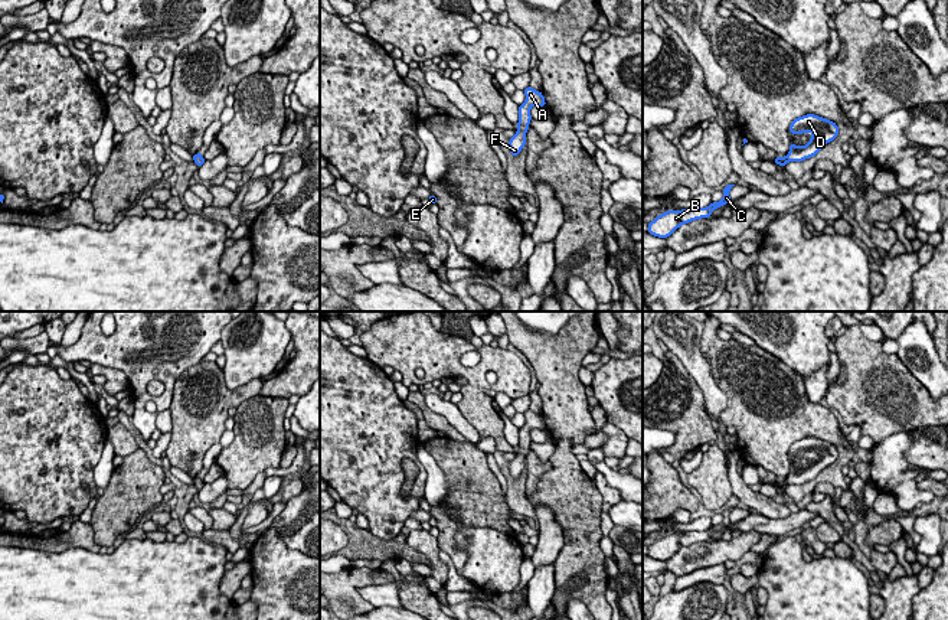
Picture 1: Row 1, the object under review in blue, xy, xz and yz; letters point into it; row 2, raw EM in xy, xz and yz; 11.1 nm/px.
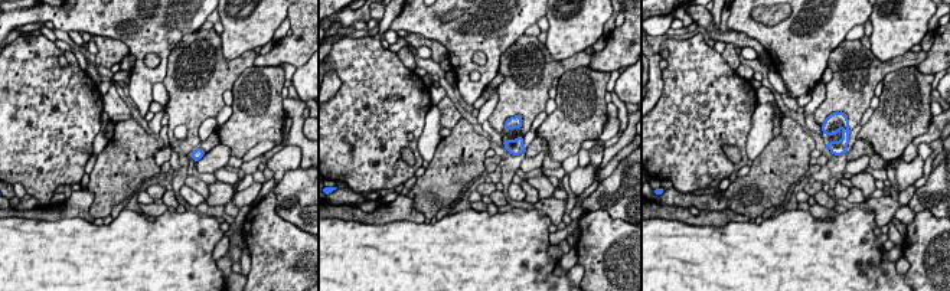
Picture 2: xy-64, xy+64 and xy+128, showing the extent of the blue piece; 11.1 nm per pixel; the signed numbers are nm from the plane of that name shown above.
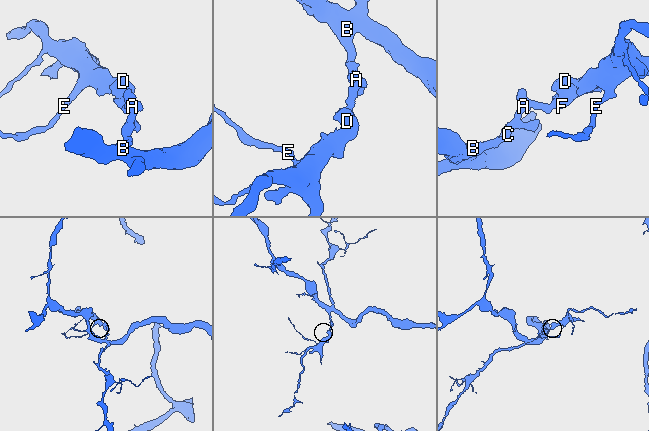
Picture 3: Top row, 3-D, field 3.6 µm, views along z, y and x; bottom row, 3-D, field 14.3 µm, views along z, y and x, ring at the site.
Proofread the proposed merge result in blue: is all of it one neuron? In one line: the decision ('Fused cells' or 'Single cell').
Single cell

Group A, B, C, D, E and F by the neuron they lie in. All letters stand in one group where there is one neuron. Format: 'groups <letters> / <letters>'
groups A B C D E F

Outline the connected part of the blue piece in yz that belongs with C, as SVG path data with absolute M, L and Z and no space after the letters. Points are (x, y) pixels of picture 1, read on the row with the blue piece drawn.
M728 185L722 192L723 198L719 202L712 202L707 208L687 208L681 211L666 211L664 213L656 216L654 221L648 222L648 234L667 238L677 228L696 219L710 218L712 212L722 208L730 200L729 192L735 185Z

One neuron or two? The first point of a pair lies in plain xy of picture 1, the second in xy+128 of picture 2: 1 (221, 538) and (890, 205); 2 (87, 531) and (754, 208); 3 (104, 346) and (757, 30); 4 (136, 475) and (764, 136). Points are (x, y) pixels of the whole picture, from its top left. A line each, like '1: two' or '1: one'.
1: one
2: two
3: one
4: two

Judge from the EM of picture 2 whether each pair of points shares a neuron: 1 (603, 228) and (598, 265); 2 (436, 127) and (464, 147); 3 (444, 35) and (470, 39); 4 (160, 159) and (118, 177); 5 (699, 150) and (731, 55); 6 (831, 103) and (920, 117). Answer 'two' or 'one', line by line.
1: one
2: two
3: one
4: two
5: two
6: two

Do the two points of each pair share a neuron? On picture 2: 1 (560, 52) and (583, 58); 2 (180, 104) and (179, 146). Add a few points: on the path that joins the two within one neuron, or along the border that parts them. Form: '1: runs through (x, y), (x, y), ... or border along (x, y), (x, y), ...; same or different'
1: border along (544, 45), (555, 59), (565, 59), (583, 51); different
2: runs through (179, 114), (172, 124), (172, 136); same

